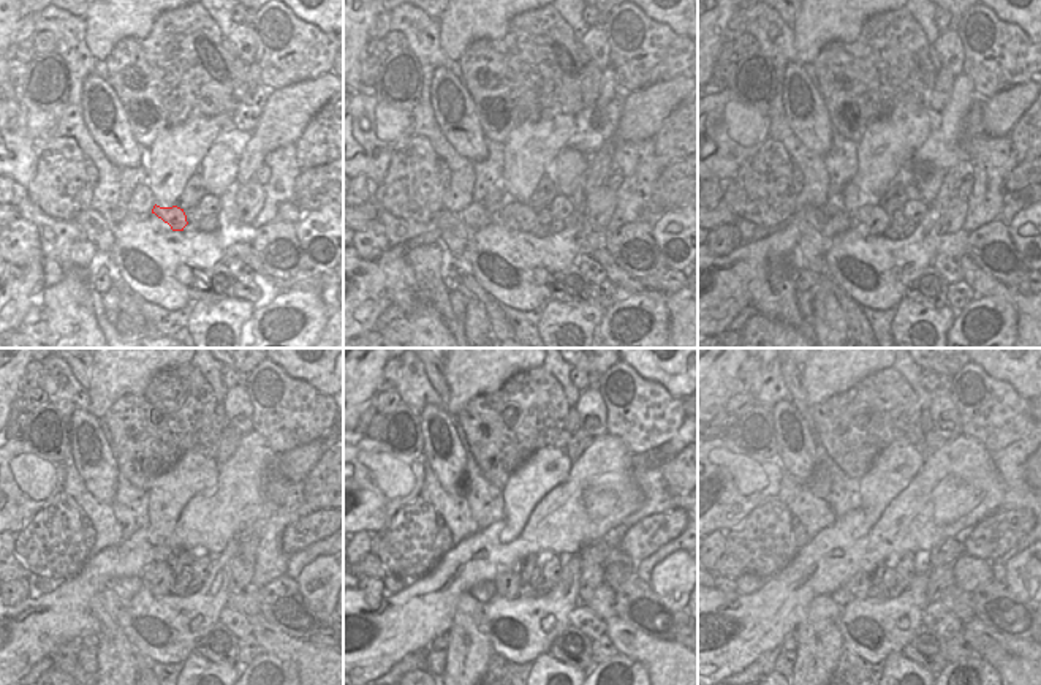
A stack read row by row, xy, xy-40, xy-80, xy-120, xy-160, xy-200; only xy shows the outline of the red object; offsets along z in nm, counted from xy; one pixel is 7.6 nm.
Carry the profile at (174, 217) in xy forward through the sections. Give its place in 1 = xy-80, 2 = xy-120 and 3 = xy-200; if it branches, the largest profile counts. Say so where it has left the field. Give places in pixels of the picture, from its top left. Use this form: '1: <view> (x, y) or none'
1: xy-80 (869, 220)
2: xy-120 (157, 578)
3: xy-200 (859, 584)

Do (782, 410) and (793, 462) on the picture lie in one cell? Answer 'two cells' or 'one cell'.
one cell

